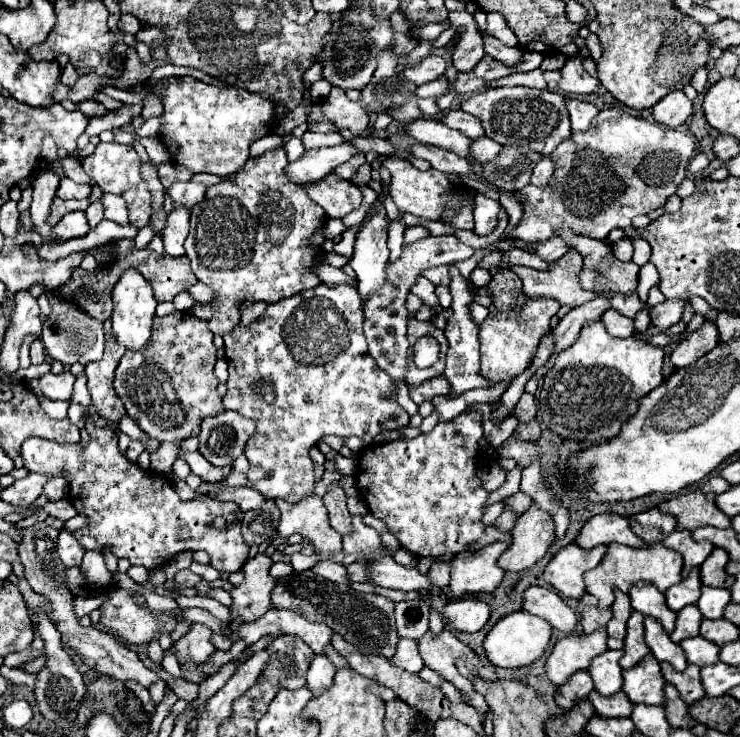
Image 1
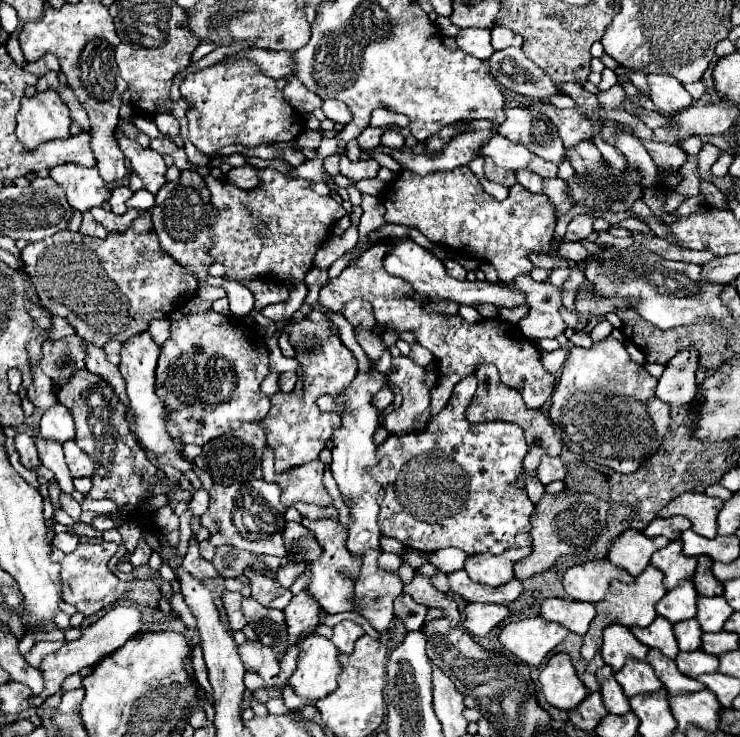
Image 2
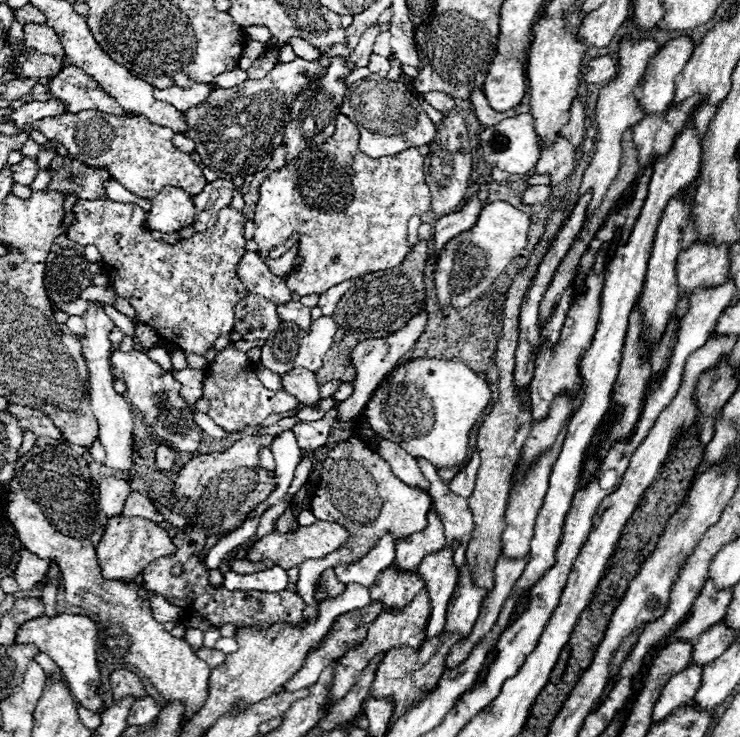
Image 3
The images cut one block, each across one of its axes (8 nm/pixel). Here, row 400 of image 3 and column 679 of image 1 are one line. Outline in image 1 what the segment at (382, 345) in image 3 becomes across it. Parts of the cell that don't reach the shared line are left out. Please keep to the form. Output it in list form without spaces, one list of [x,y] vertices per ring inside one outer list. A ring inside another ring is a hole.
[[[706,320],[698,330],[688,334],[674,350],[672,350],[672,364],[676,368],[686,368],[694,364],[698,358],[708,354],[718,340],[718,332],[712,320]]]

